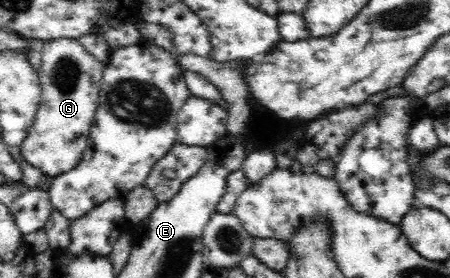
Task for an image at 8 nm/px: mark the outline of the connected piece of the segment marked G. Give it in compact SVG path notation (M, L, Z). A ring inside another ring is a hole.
M77 39L44 42L39 80L42 99L32 127L21 143L22 159L42 173L56 177L76 167L89 142L89 131L99 106L100 80L105 64L92 56Z

